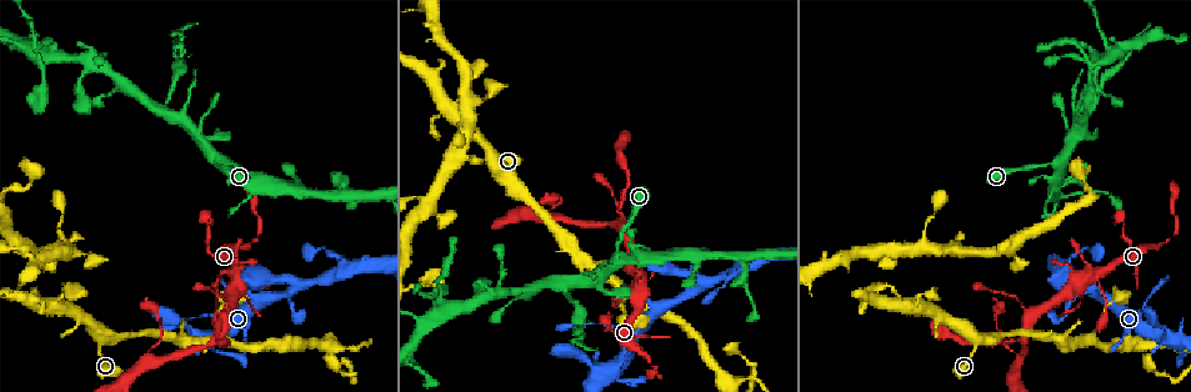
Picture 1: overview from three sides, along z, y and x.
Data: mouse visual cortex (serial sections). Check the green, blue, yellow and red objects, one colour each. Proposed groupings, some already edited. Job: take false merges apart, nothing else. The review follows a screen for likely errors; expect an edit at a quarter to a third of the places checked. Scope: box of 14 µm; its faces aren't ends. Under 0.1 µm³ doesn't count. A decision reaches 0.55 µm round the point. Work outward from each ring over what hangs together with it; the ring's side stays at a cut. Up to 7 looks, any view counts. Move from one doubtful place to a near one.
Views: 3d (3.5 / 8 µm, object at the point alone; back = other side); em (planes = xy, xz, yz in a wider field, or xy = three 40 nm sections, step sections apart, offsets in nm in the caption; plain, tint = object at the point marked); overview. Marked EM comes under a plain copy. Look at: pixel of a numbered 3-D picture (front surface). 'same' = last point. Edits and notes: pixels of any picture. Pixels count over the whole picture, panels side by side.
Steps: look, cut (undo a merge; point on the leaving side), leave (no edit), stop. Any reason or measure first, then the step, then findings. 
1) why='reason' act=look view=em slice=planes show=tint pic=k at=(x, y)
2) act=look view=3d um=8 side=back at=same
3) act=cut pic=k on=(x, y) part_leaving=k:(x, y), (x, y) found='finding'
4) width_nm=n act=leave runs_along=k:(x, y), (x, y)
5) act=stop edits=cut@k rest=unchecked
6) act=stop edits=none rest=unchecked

why='thin neck' act=look view=3d um=3.5 side=back pic=1 at=(571, 299)

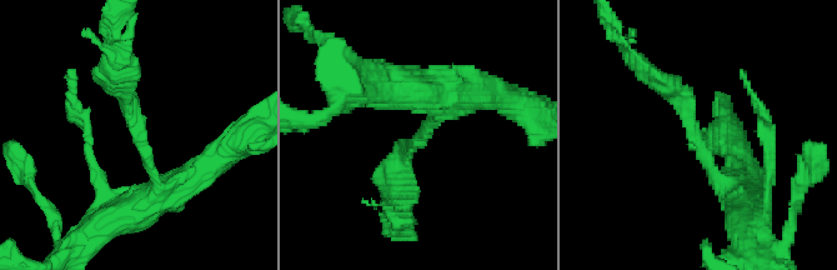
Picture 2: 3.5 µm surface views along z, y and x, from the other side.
act=look view=em slice=xy step=5 show=tint pic=2 at=(143, 142)

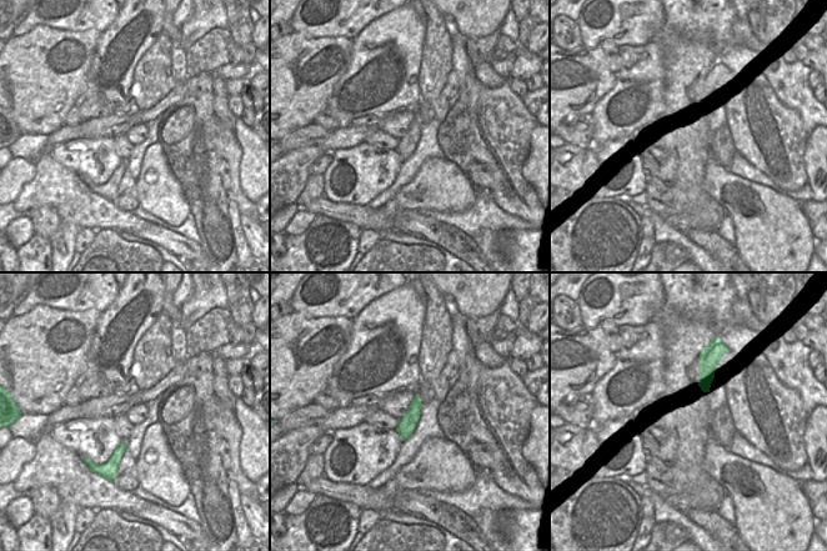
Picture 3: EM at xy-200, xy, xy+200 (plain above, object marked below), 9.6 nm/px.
act=leave runs_along=2:(741, 201), (655, 79) found='continuous, no second cell'

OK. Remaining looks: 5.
why='small branch off a trunk' act=look view=3d um=3.5 pic=1 at=(49, 55)

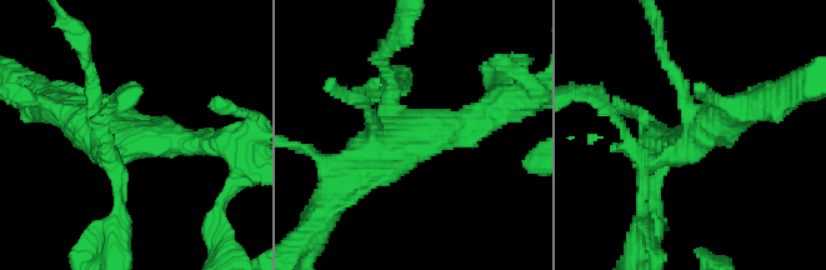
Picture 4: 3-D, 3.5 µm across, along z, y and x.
act=look view=em slice=xy step=5 show=tint pic=4 at=(133, 137)

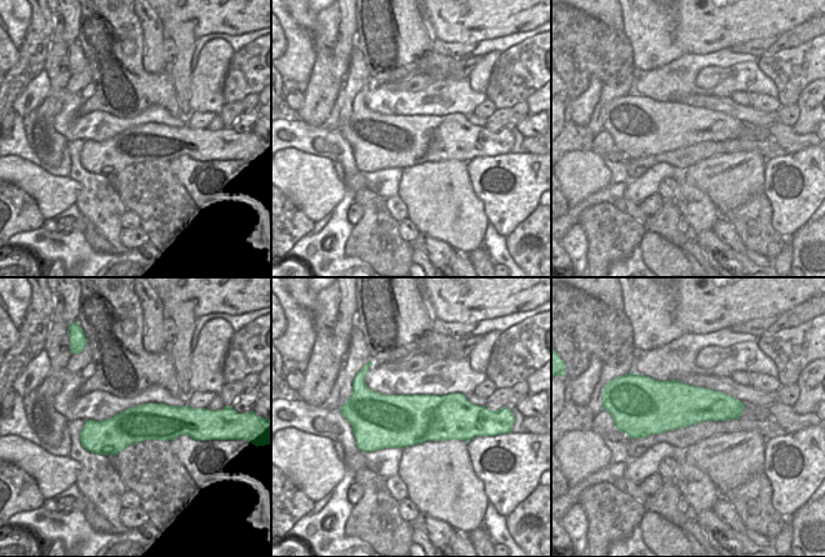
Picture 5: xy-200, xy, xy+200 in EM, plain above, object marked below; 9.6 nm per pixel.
arms=4 act=leave runs_along=4:(492, 110), (415, 130), (346, 174) found='one cell here'

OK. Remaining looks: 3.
why='abrupt turn' act=look view=3d um=3.5 pic=1 at=(753, 377)

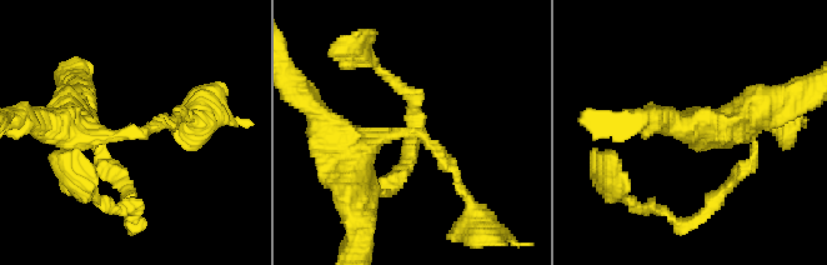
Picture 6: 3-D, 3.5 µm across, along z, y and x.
arm_widths_nm=150,400 act=look view=em slice=xy step=2 show=tint pic=6 at=(135, 128)

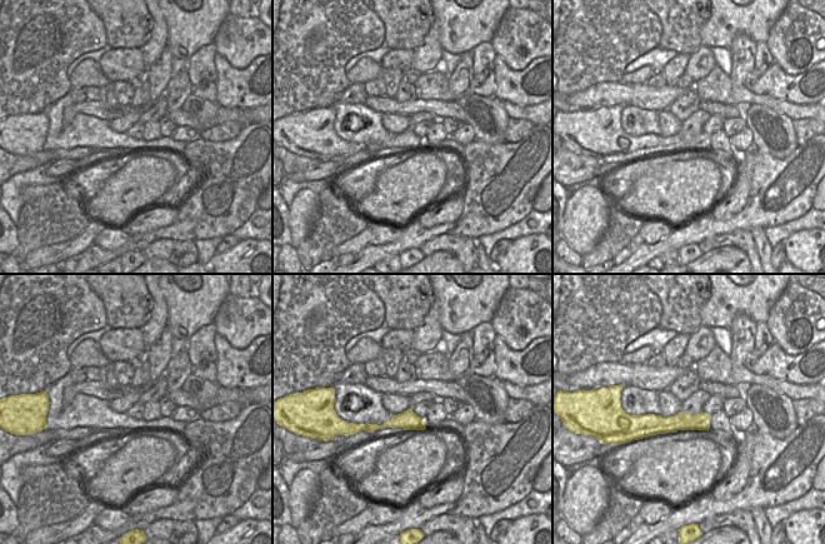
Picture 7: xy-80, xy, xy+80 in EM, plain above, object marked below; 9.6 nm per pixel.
act=leave runs_along=6:(335, 135), (416, 133), (462, 186) found='all the same cell'

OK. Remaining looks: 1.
act=stop edits=none rest=unchecked

